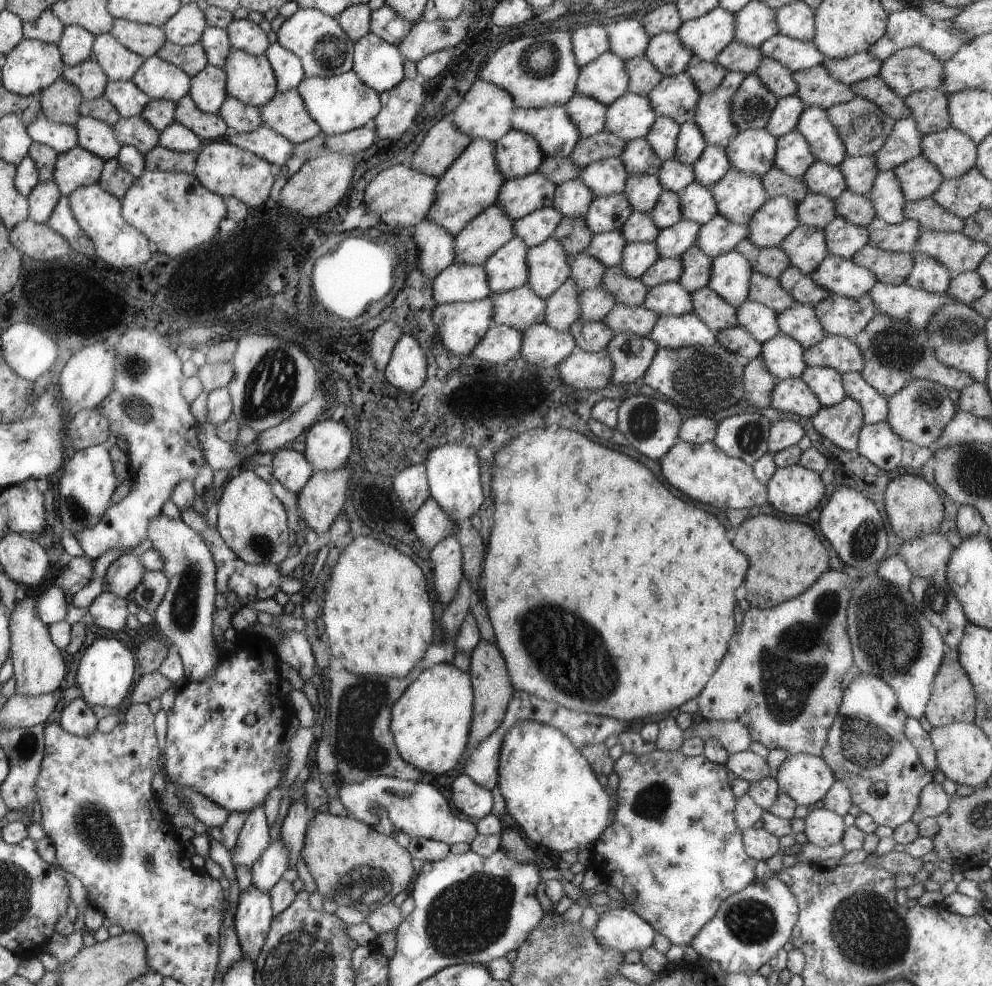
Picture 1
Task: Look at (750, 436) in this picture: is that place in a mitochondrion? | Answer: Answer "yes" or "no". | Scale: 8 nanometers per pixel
yes

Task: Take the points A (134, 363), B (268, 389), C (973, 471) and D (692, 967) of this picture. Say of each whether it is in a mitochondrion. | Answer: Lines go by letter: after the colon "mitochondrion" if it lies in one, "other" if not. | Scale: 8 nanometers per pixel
A: mitochondrion
B: mitochondrion
C: mitochondrion
D: other

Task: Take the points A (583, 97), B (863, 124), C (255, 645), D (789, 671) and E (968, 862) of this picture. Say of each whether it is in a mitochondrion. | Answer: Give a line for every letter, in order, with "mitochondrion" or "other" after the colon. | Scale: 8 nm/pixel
A: other
B: mitochondrion
C: other
D: mitochondrion
E: other

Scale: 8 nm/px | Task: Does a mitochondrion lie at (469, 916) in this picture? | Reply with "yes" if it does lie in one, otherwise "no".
yes

